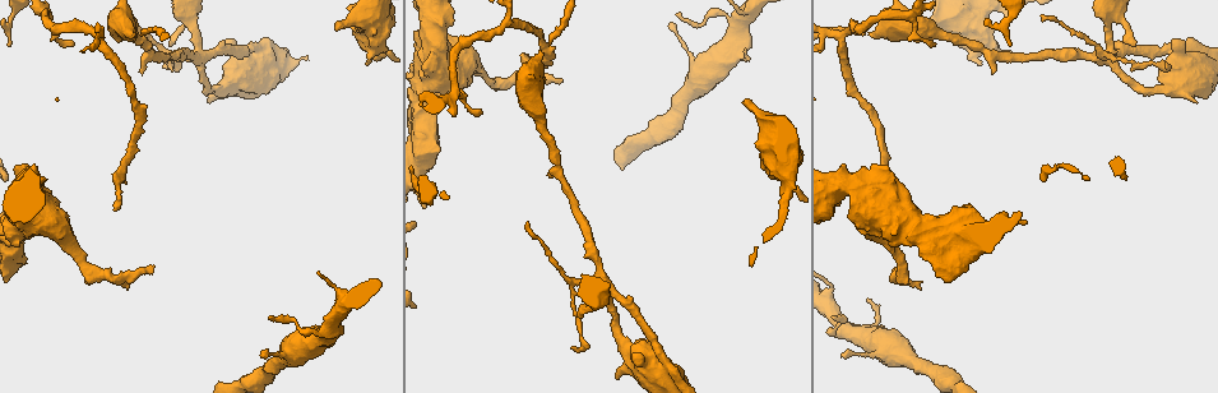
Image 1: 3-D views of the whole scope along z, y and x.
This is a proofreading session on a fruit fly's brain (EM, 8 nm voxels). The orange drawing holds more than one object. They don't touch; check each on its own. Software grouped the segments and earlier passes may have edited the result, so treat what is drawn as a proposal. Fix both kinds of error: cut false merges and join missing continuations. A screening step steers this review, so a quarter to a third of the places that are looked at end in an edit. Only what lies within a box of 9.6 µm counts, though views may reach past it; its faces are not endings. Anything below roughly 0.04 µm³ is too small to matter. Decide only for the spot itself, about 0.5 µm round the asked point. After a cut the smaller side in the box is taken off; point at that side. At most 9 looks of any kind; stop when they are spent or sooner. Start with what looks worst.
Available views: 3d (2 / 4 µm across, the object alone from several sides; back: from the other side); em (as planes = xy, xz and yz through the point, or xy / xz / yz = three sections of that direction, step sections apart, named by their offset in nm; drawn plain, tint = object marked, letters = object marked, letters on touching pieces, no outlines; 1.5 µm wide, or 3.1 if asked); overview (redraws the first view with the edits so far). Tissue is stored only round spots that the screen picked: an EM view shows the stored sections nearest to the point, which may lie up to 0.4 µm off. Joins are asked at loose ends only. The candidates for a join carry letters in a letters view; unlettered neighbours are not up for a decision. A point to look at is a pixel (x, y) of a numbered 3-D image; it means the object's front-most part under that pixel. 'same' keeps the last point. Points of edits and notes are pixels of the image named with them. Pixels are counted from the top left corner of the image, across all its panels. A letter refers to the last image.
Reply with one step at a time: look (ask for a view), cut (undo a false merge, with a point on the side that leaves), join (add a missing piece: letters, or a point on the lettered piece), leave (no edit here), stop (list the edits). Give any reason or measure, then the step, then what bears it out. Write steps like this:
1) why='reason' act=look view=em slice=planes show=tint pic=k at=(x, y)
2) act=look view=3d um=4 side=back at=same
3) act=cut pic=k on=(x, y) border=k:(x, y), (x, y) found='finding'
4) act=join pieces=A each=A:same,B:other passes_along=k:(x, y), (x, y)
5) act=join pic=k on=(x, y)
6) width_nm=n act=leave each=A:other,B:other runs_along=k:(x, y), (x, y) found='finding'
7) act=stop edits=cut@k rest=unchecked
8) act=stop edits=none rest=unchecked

why='sharp bend' act=look view=em slice=xy step=8 show=tint pic=1 at=(613, 294)

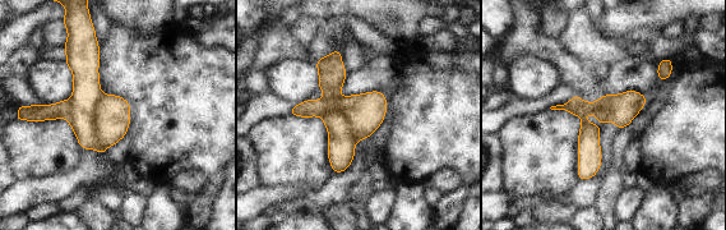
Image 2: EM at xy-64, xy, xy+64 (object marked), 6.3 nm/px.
act=look view=em slice=planes show=letters at=same

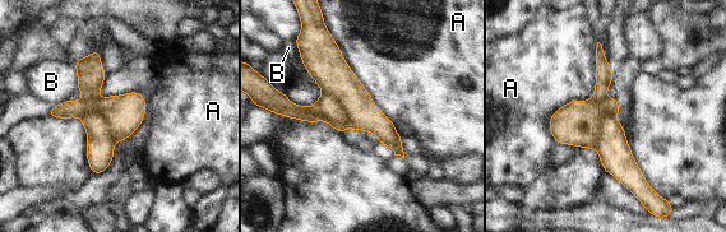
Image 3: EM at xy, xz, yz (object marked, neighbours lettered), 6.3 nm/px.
width_nm=300 act=cut pic=3 on=(123, 115) each=A:other,B:other border=3:(81, 100), (101, 119), (114, 144) found='two neurons meet here'

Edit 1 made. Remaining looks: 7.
act=look view=overview

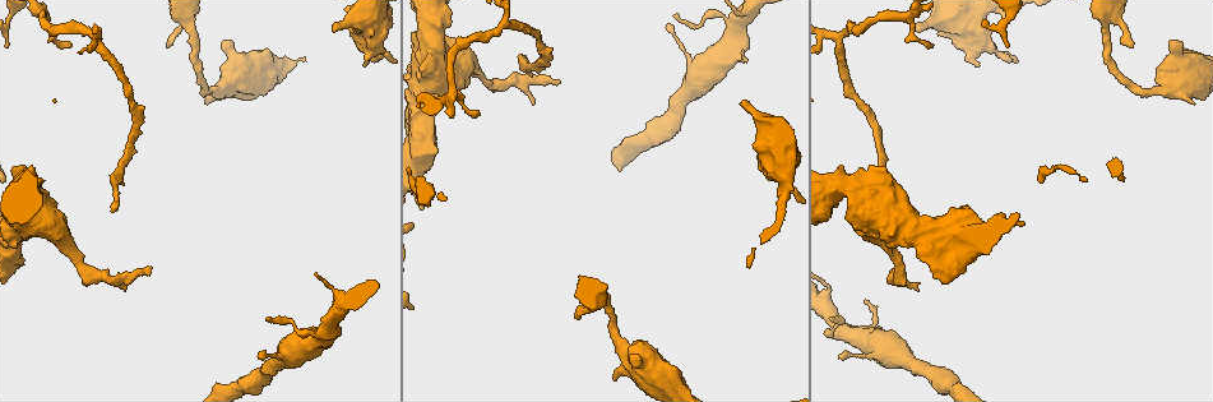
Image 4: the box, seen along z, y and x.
why='an open end' act=look view=em slice=planes show=letters pic=4 at=(558, 83)

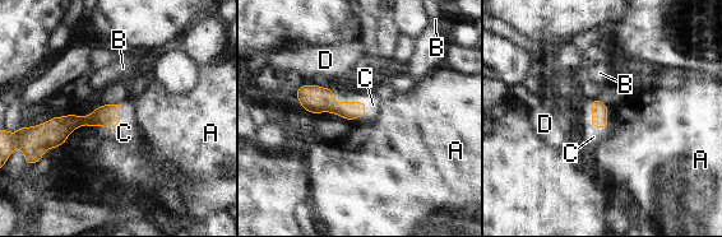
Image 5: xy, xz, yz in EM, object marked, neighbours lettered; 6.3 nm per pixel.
act=join pieces=C each=A:other,B:other,C:same,D:other passes_along=5:(315, 100), (352, 102), (373, 105) found='it goes on there'

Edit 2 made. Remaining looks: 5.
act=look view=overview

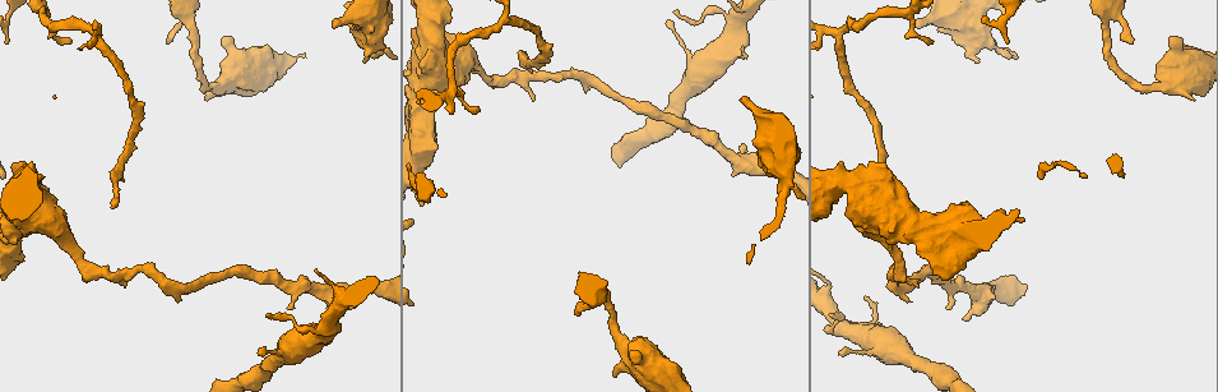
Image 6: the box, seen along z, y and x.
why='an open end' act=look view=em slice=planes show=letters pic=6 at=(613, 375)

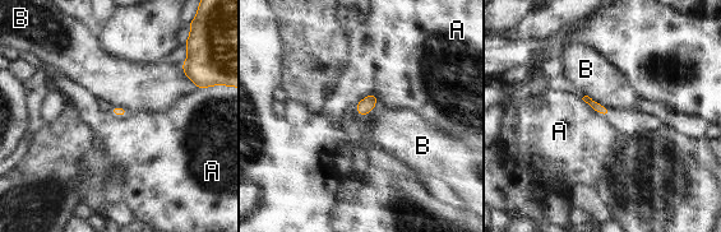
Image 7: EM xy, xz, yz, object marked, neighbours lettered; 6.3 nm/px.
act=leave each=A:other,B:other border=7:(378, 96), (368, 94), (355, 106) found='none of them fits'

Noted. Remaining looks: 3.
why='an open end' act=look view=em slice=planes show=letters pic=6 at=(869, 299)

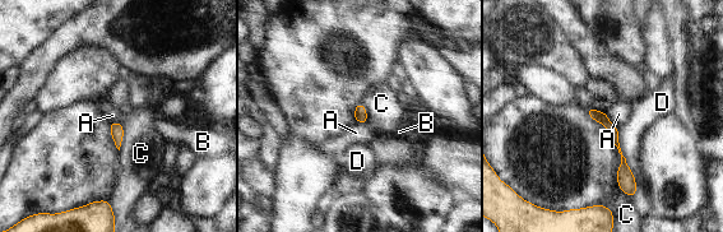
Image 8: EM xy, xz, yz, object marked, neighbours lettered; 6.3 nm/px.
act=leave each=A:other,B:other,C:other,D:other runs_along=8:(591, 111), (613, 131), (631, 190) found='no lettered piece goes on from it'

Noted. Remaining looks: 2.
act=stop edits=cut@3,join@5 rest=unchecked

